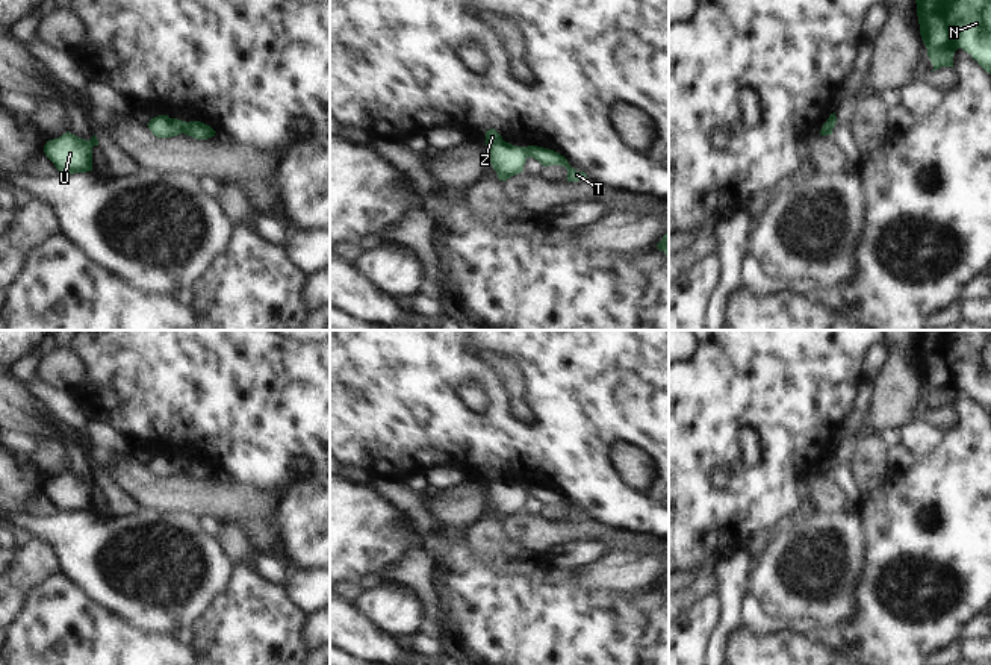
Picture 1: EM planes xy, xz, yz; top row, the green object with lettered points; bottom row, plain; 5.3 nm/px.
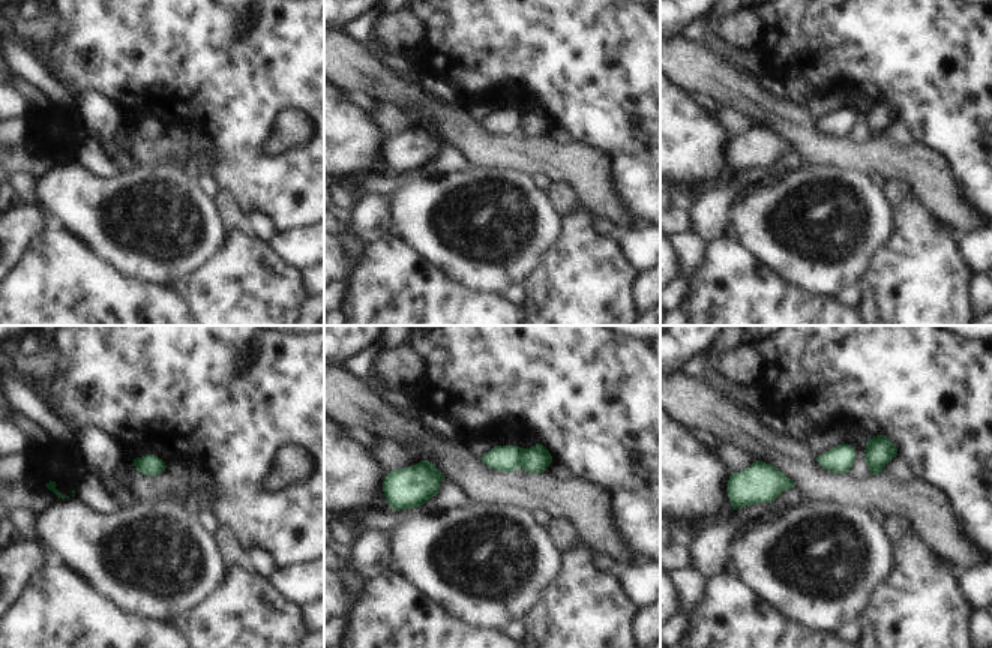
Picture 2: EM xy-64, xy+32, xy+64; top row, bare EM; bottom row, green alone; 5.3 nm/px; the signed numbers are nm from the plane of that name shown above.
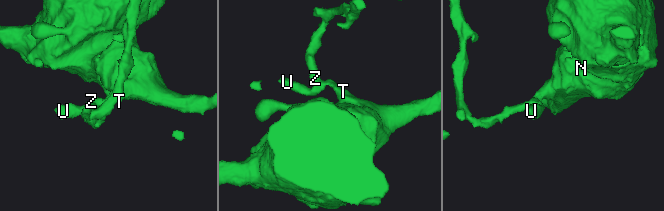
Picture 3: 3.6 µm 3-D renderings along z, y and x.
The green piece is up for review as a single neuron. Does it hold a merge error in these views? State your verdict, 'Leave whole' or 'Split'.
Split

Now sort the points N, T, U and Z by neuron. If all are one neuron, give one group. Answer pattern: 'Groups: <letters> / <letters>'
Groups: N T / U Z

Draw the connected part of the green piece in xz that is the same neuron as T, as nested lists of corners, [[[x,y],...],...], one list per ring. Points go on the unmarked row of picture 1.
[[[528,485],[527,495],[534,497],[543,506],[549,506],[549,504],[564,506],[567,509],[567,521],[578,521],[587,517],[584,510],[579,512],[575,507],[572,507],[567,498],[554,489],[537,486],[537,485]]]

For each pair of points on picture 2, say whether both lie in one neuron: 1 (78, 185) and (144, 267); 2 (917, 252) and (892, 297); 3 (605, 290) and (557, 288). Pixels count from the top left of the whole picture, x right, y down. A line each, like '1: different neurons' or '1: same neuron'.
1: same neuron
2: same neuron
3: same neuron

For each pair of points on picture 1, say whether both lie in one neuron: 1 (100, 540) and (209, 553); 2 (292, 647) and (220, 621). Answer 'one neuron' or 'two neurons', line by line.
1: one neuron
2: one neuron

